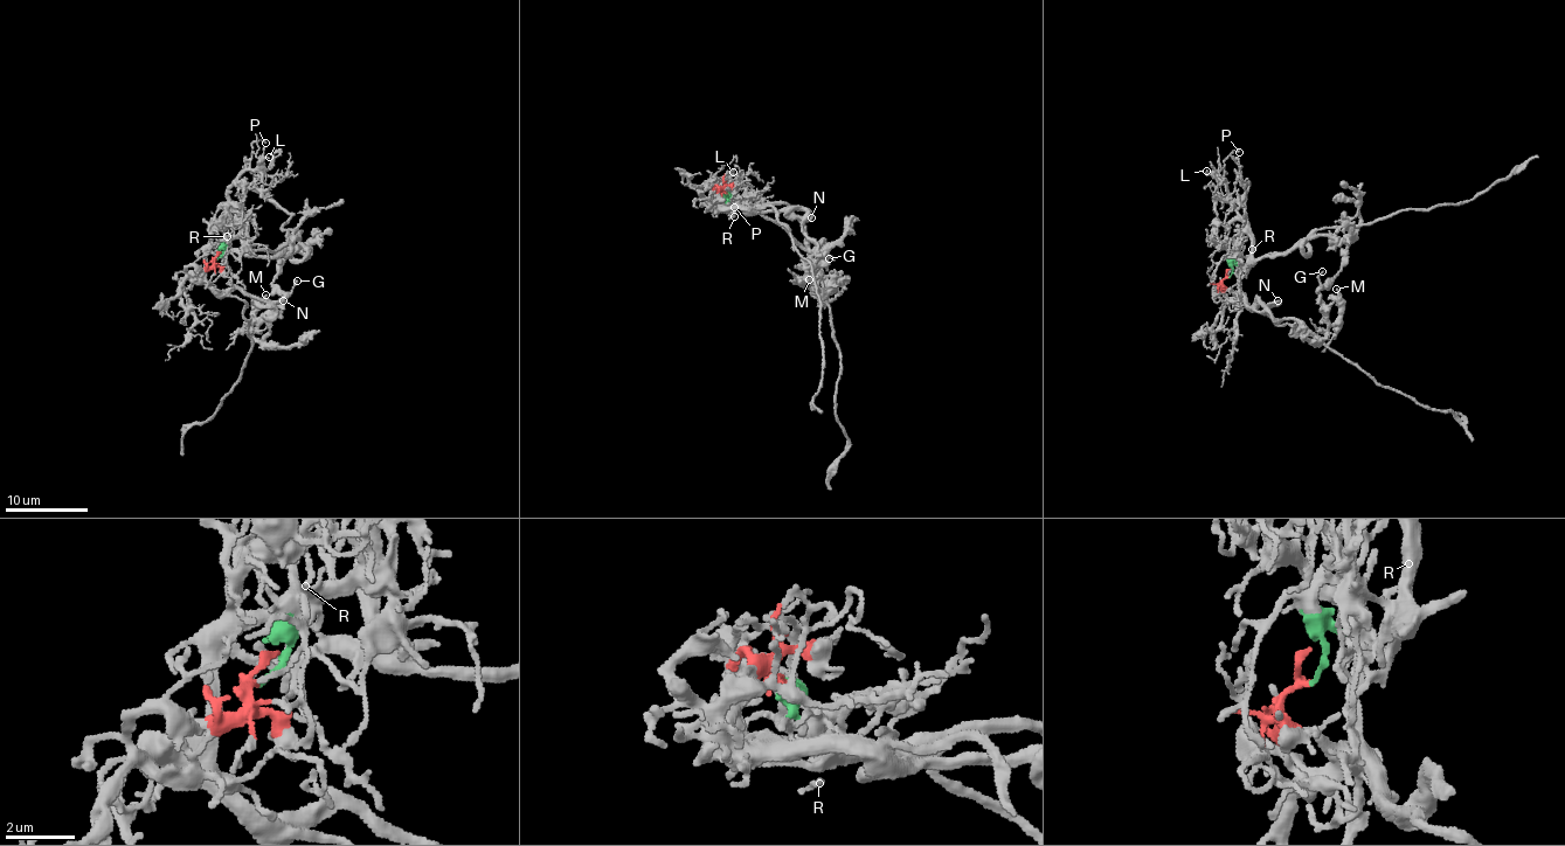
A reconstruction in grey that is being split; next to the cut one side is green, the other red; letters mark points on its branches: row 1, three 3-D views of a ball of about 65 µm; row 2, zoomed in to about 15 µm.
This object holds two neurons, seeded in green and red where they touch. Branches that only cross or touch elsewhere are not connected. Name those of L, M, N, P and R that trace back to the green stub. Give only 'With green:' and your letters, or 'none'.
With green: L, P, R

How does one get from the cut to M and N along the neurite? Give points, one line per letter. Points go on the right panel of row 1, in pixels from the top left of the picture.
M: (1227, 277), (1223, 286), (1235, 285), (1246, 304), (1281, 325), (1315, 335), (1340, 314), (1336, 288)
N: (1227, 277), (1221, 282), (1223, 286), (1235, 285), (1246, 304), (1252, 305), (1260, 298), (1267, 305), (1279, 299)

